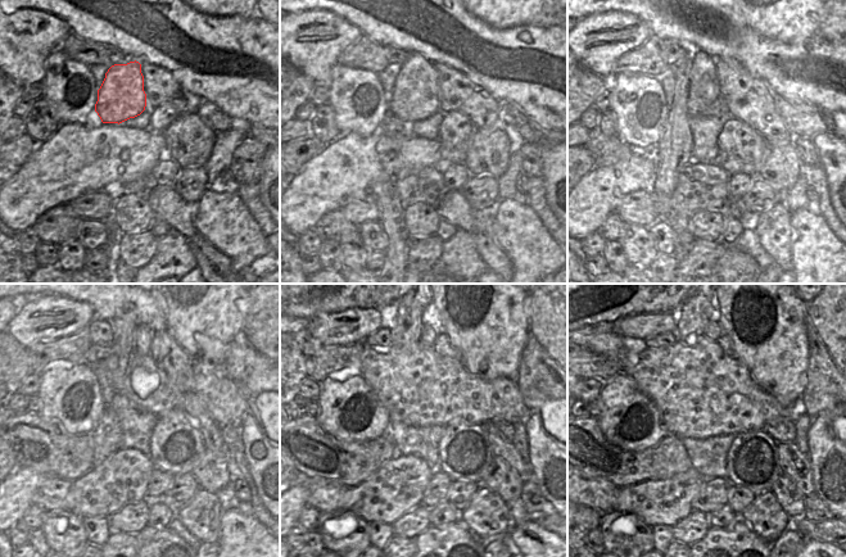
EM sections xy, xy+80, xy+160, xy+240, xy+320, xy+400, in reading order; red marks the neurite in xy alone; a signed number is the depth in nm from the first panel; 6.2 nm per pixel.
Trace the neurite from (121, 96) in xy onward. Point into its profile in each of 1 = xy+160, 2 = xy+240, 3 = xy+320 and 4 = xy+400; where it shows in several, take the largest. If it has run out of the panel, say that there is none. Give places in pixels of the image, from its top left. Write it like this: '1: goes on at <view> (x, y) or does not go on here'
1: goes on at xy+160 (674, 152)
2: goes on at xy+240 (105, 437)
3: goes on at xy+320 (410, 311)
4: goes on at xy+400 (695, 313)

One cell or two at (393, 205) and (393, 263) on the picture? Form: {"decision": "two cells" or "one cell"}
{"decision": "one cell"}

